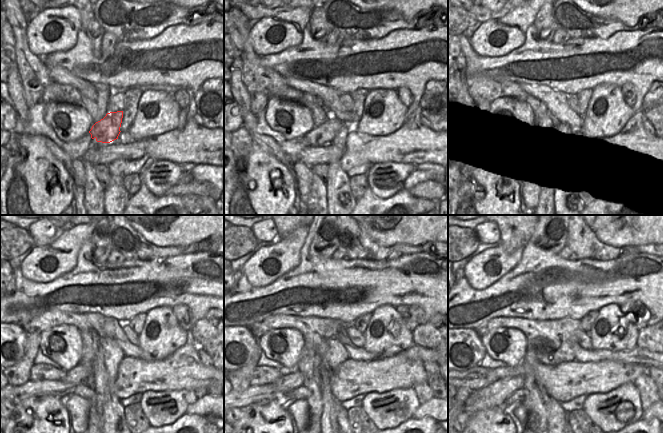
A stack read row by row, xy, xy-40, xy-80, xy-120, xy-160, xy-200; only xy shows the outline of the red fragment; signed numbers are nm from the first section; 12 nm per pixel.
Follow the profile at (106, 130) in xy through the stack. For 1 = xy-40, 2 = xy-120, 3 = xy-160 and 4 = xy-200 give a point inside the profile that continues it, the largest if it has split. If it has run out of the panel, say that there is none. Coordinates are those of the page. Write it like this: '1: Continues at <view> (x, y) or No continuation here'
1: Continues at xy-40 (324, 134)
2: Continues at xy-120 (77, 374)
3: Continues at xy-160 (276, 390)
4: Continues at xy-200 (493, 395)

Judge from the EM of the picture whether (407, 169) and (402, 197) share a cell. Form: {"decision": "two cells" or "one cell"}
{"decision": "two cells"}

